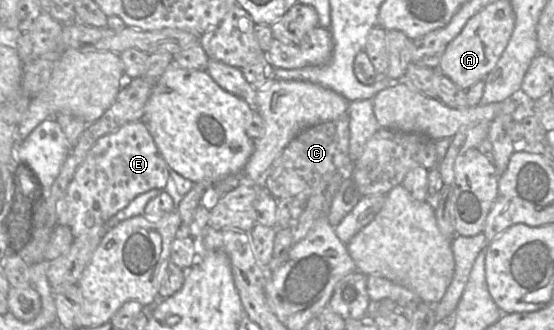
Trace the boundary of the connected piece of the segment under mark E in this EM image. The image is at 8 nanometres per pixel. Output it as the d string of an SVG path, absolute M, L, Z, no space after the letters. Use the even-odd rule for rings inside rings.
M142 121L126 123L118 130L99 138L89 150L75 171L64 197L57 203L57 223L68 226L74 238L81 236L93 227L105 224L138 195L151 189L163 190L169 176L170 169L145 124Z

